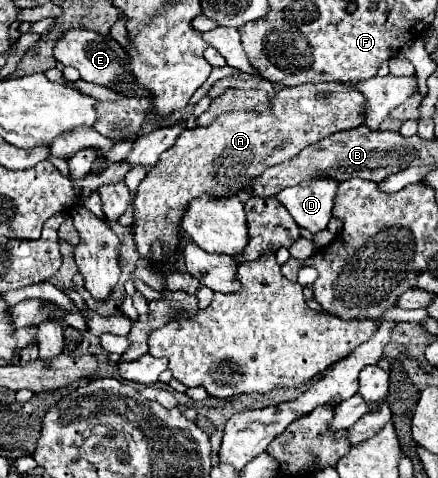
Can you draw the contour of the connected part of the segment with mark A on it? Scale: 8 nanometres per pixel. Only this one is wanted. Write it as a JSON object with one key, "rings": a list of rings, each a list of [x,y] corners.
{"rings":[[[320,82],[320,84],[302,84],[294,88],[282,88],[270,96],[270,110],[238,110],[238,112],[222,112],[212,124],[196,126],[192,130],[184,130],[172,148],[168,148],[158,164],[146,174],[142,184],[138,186],[134,206],[134,238],[136,248],[142,258],[150,256],[150,244],[154,240],[162,240],[164,258],[170,258],[180,248],[180,218],[188,208],[190,200],[198,198],[204,192],[212,196],[232,196],[242,188],[250,188],[250,180],[264,172],[266,168],[296,156],[308,144],[318,142],[340,130],[350,130],[362,126],[366,120],[366,98],[360,90],[352,88],[348,82]]]}

